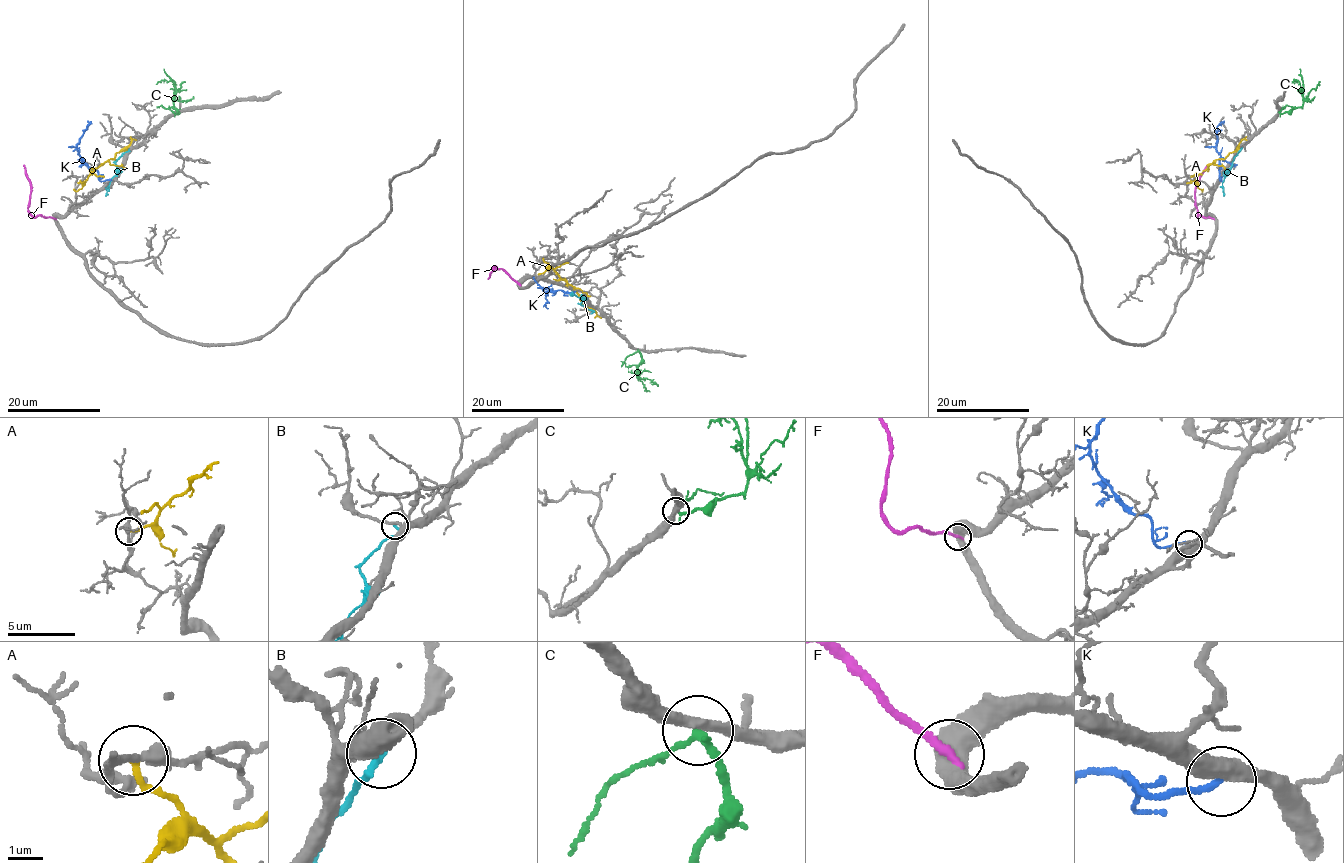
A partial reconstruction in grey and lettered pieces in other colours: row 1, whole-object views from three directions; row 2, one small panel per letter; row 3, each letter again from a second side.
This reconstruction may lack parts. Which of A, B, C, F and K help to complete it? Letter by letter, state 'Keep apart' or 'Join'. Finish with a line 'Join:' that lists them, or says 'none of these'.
A: Keep apart
B: Keep apart
C: Keep apart
F: Keep apart
K: Join
Join: K

